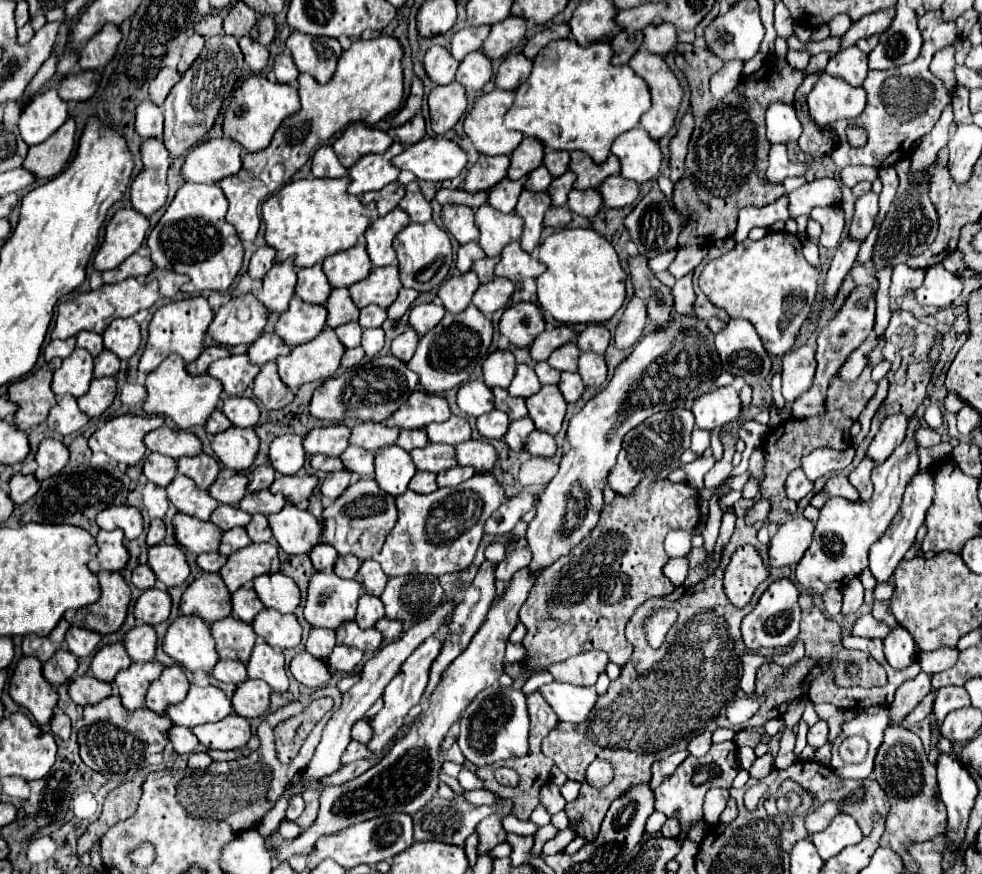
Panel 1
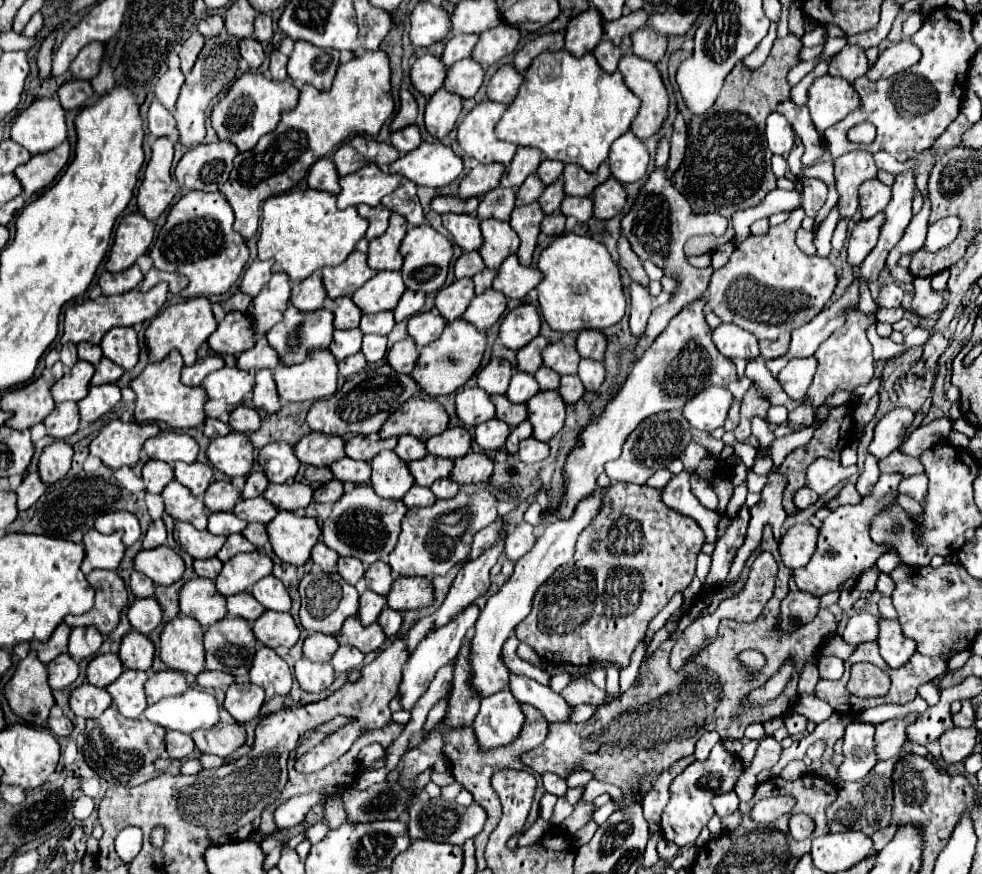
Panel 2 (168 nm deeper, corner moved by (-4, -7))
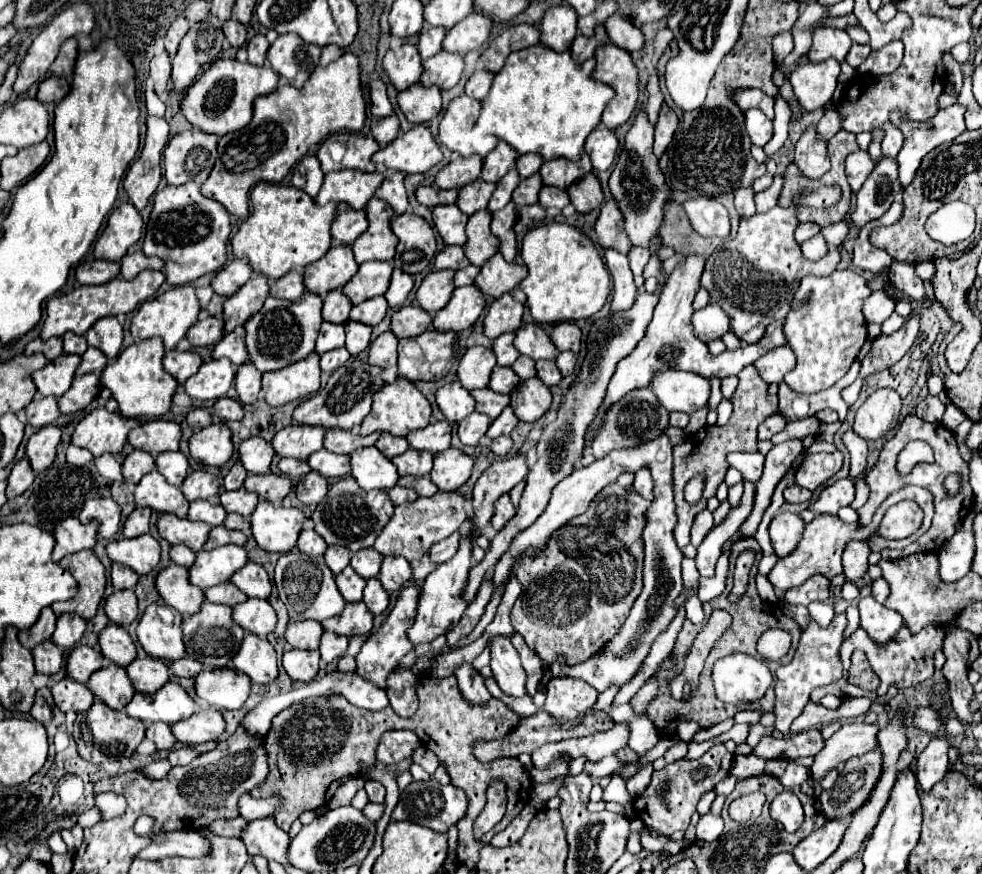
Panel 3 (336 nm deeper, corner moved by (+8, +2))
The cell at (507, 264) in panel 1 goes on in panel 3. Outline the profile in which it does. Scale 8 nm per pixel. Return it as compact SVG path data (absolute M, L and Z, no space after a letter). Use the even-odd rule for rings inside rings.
M500 253L492 255L484 267L480 269L474 285L490 297L500 297L504 293L510 293L518 283L528 275L528 269L524 265L506 263Z

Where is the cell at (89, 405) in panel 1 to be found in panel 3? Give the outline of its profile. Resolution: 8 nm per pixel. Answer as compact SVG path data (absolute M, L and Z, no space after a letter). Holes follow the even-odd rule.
M90 373L90 375L78 375L74 379L74 385L58 399L58 407L62 413L76 413L84 411L94 397L100 393L100 377Z

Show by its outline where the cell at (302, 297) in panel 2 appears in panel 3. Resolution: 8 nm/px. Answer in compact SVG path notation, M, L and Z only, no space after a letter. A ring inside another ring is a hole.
M290 271L284 277L270 283L270 293L272 297L278 297L278 299L296 301L298 297L302 297L304 291L306 287L304 287L304 277L300 271Z

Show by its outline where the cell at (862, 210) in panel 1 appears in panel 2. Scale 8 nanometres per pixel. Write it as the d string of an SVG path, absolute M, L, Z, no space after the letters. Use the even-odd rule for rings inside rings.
M878 178L866 180L860 184L858 198L860 198L860 210L862 218L872 218L874 214L882 212L890 202L890 188L882 184Z

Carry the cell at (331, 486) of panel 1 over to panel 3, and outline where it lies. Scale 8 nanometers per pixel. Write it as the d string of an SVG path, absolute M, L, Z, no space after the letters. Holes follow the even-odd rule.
M310 471L308 475L300 477L296 487L296 497L300 503L320 503L328 493L328 479L322 477L318 471Z

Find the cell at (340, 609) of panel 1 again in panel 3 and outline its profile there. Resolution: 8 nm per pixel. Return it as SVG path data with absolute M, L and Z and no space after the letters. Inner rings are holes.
M286 553L278 559L274 581L280 591L280 599L288 607L290 621L304 621L304 619L322 621L342 613L346 605L344 597L336 587L334 573L324 563L324 557L306 557L306 553Z

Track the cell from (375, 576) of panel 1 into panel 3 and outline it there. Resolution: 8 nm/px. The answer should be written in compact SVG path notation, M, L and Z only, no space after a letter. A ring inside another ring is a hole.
M362 549L358 553L352 555L352 569L364 577L364 579L372 579L380 573L380 565L382 565L382 555L376 551L376 549Z

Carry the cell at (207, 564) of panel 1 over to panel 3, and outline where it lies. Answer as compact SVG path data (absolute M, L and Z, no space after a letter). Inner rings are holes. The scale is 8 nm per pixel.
M176 545L176 547L172 547L170 557L172 557L172 561L174 561L174 563L178 563L178 565L182 565L182 567L190 569L190 567L194 565L196 553L194 553L192 549L186 549L184 545Z

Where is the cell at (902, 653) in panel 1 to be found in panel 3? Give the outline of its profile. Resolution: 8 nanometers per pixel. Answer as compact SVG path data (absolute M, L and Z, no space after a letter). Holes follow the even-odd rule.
M862 597L858 603L858 609L860 609L862 629L868 633L868 637L874 643L882 647L886 647L896 637L896 633L904 623L902 617L898 617L898 613L876 603L872 597Z

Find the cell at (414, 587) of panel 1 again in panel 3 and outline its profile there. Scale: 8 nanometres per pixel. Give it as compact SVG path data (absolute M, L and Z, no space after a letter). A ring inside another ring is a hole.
M384 557L378 577L382 581L382 587L388 593L400 591L412 577L412 569L410 569L408 561L402 561L402 557Z

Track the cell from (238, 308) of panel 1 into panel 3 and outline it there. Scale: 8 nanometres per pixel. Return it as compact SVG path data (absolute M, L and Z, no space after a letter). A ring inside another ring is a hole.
M208 317L204 321L198 321L186 333L192 347L206 347L206 345L212 347L222 339L222 335L224 335L224 321L220 317Z

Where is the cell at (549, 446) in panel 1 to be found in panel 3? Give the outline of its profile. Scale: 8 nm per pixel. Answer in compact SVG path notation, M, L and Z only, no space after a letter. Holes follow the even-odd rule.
M496 437L494 441L492 441L492 453L496 455L496 457L506 457L508 453L510 453L510 449L512 449L512 445L514 445L514 441L512 441L512 437Z

